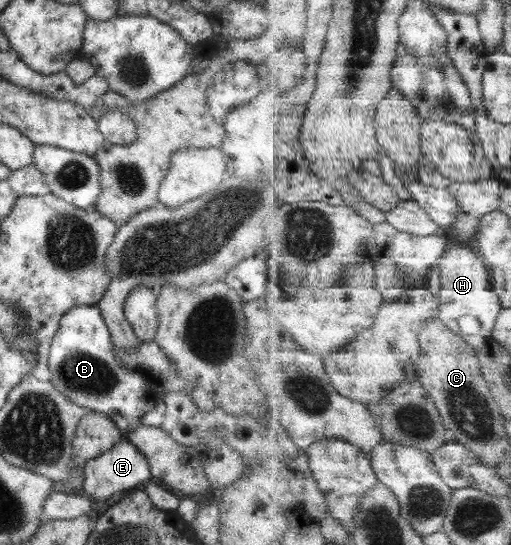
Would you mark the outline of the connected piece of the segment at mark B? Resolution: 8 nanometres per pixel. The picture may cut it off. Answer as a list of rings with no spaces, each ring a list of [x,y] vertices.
[[[85,305],[68,309],[60,317],[47,353],[48,381],[75,405],[104,413],[125,434],[139,426],[140,417],[155,407],[156,394],[149,390],[147,379],[117,365],[111,346],[99,309]]]

